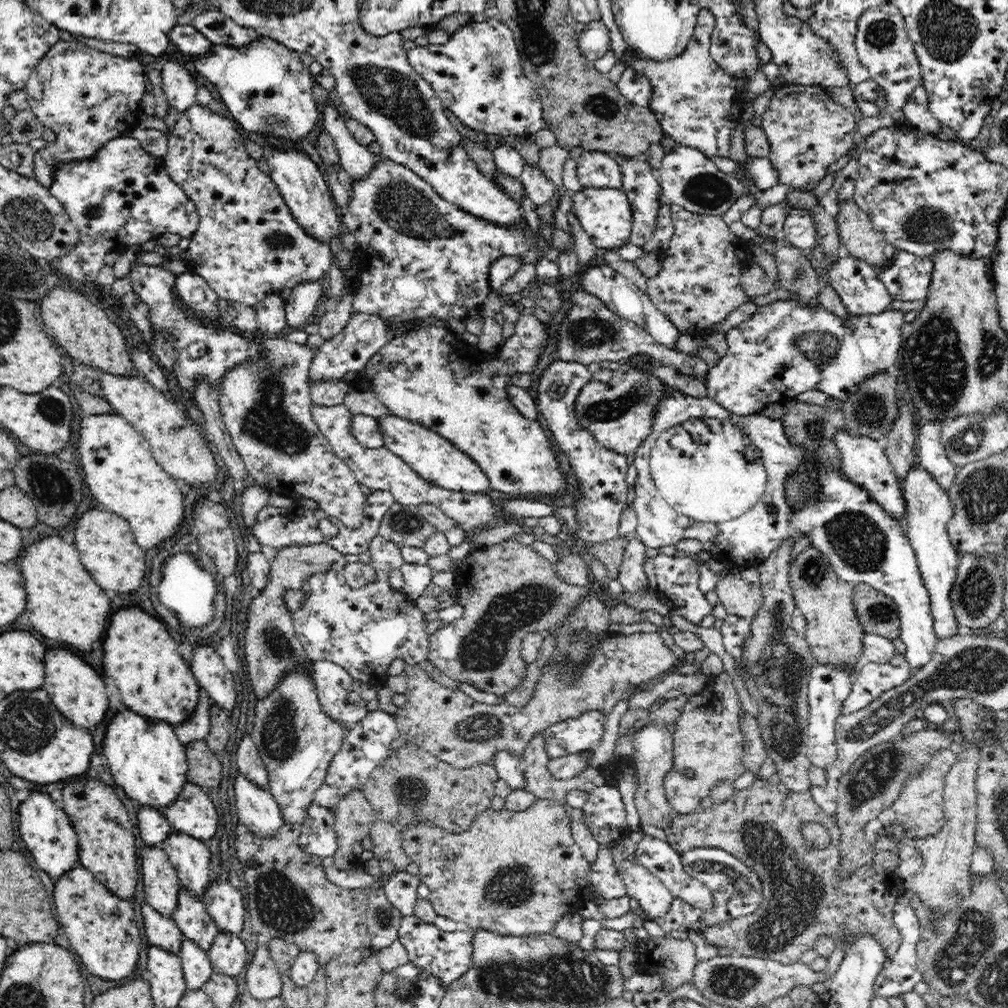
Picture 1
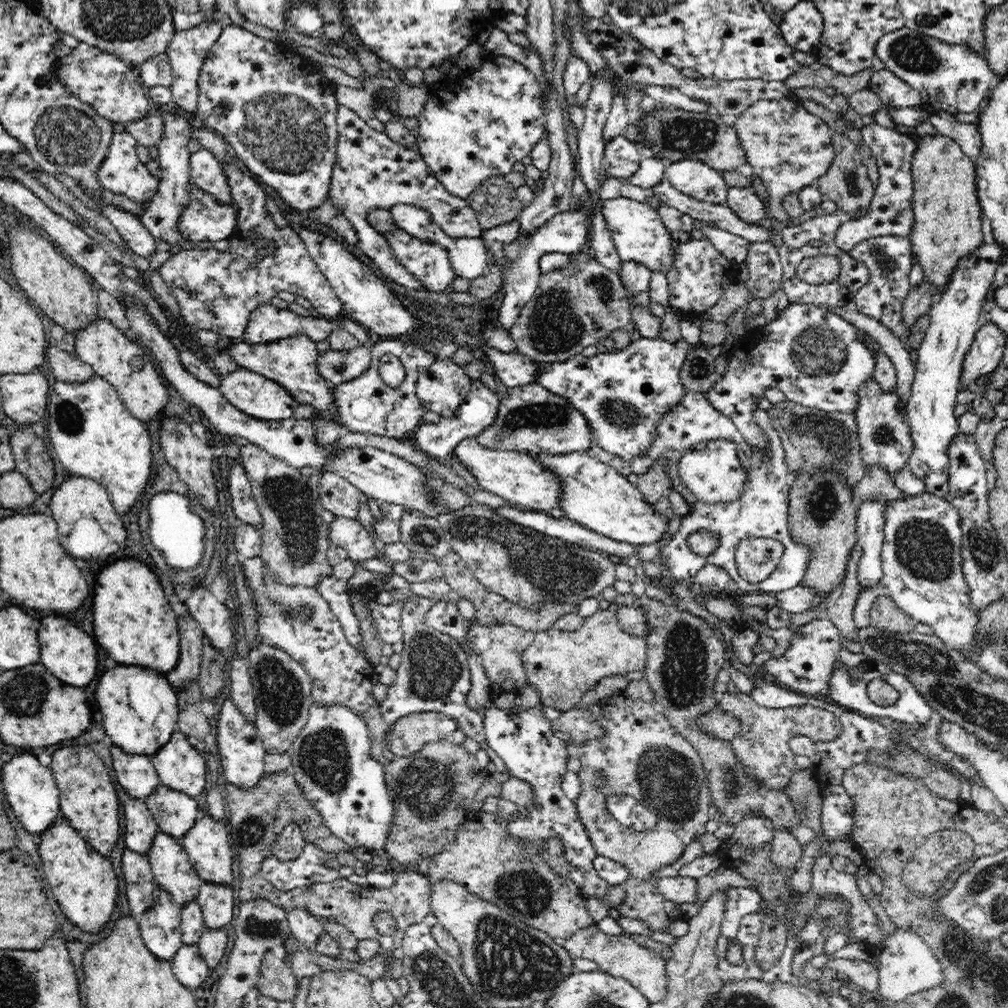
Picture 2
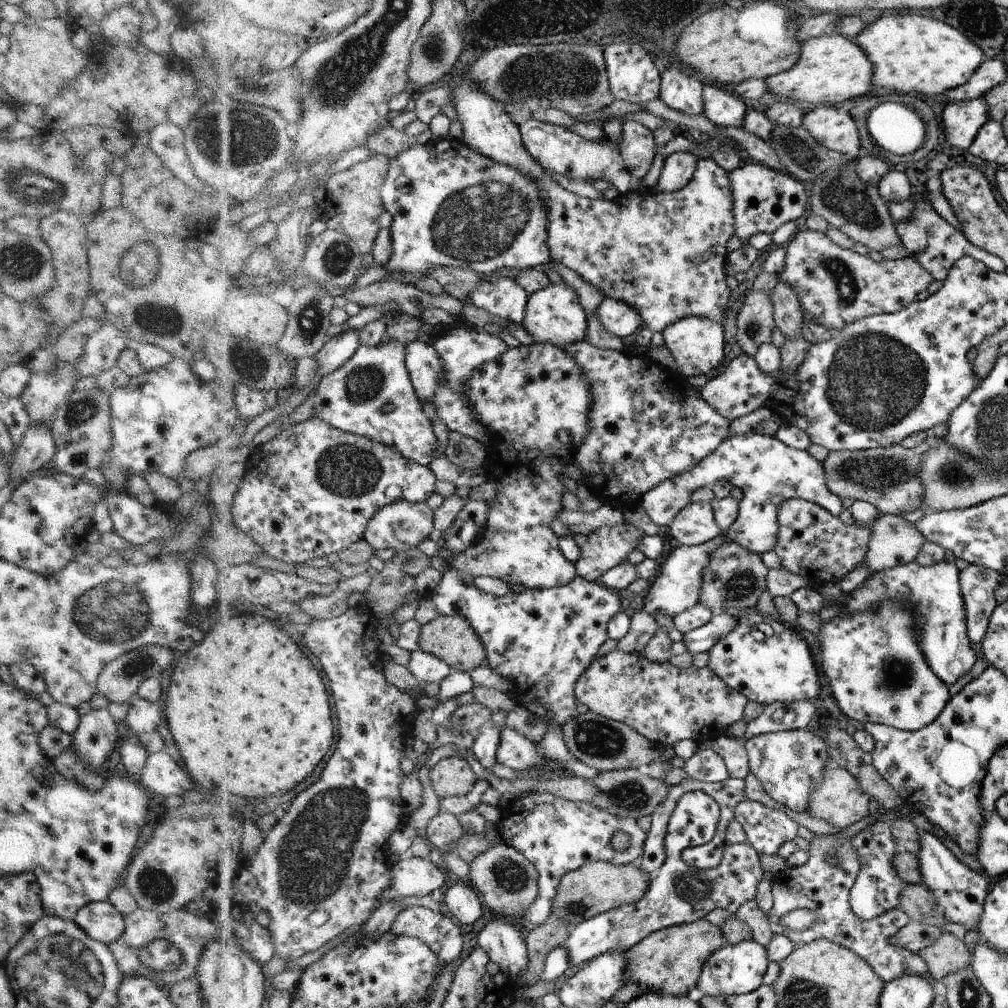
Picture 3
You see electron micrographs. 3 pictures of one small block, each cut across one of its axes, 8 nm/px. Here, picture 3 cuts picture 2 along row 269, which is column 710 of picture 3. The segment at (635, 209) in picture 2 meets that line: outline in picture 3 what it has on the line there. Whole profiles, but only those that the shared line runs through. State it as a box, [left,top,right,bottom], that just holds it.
[707,610,820,704]

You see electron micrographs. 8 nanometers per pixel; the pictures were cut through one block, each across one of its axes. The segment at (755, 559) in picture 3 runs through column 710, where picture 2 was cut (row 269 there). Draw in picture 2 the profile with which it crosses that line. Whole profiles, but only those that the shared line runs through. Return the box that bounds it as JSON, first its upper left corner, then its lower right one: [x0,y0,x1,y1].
[509,252,632,364]

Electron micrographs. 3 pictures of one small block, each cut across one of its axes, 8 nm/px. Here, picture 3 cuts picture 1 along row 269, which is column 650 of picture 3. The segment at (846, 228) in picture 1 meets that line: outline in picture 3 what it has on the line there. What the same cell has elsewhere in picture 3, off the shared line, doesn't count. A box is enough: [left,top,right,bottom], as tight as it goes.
[548,861,651,928]

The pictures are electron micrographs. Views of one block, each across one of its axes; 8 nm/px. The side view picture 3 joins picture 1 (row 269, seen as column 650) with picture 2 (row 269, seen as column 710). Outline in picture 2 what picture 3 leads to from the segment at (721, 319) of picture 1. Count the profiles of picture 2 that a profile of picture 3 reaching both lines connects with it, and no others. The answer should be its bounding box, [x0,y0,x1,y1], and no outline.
[665,238,739,312]

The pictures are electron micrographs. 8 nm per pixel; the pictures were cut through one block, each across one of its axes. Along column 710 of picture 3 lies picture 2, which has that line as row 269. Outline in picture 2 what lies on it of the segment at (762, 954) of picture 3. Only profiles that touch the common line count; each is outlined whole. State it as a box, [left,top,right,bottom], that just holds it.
[905,240,1002,499]

